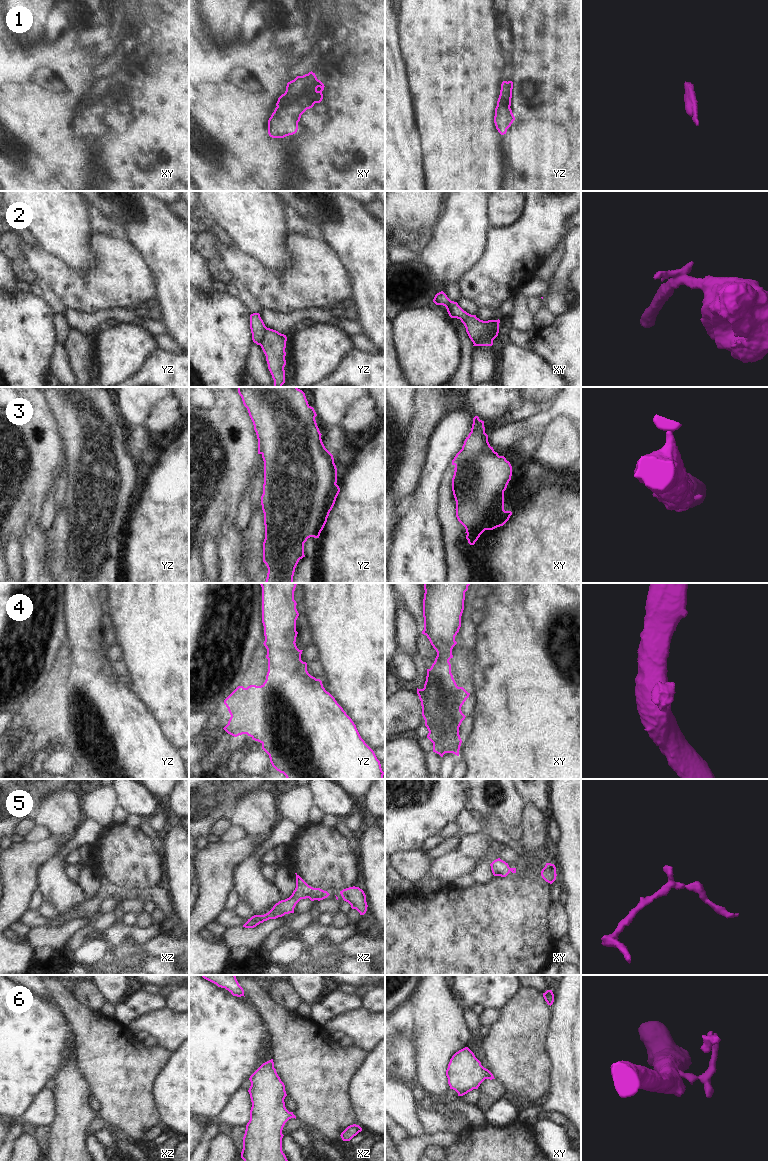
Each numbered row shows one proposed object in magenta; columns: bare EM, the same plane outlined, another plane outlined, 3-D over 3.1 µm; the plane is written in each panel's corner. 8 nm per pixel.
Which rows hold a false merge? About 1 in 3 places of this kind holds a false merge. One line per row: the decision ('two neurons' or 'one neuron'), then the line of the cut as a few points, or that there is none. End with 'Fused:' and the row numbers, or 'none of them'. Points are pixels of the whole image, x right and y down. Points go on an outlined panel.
1: two neurons | xy (314, 103), (301, 97), (294, 104), (279, 104), (277, 106)
2: two neurons | xy (492, 339), (483, 338), (474, 344)
3: one neuron | no cut
4: one neuron | no cut
5: one neuron | no cut
6: one neuron | no cut
Fused: 1, 2

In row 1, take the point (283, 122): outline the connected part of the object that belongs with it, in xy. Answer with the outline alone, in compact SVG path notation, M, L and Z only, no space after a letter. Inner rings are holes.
M303 97L292 106L285 104L275 108L268 120L268 134L272 138L284 138L293 135L298 130L301 115L314 106L314 103Z

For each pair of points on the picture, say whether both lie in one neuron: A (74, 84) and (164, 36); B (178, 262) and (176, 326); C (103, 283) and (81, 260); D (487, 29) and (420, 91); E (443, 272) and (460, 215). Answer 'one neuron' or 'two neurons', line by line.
A: two neurons
B: one neuron
C: two neurons
D: one neuron
E: one neuron

